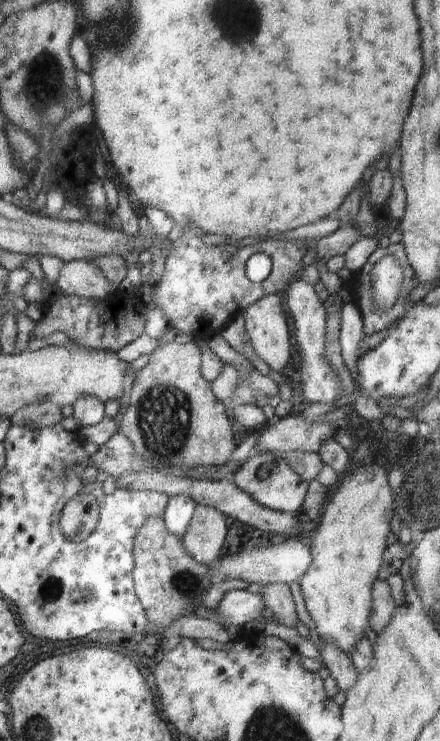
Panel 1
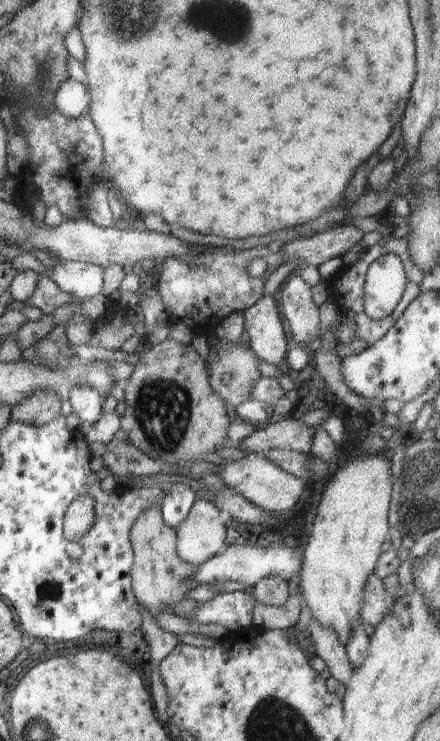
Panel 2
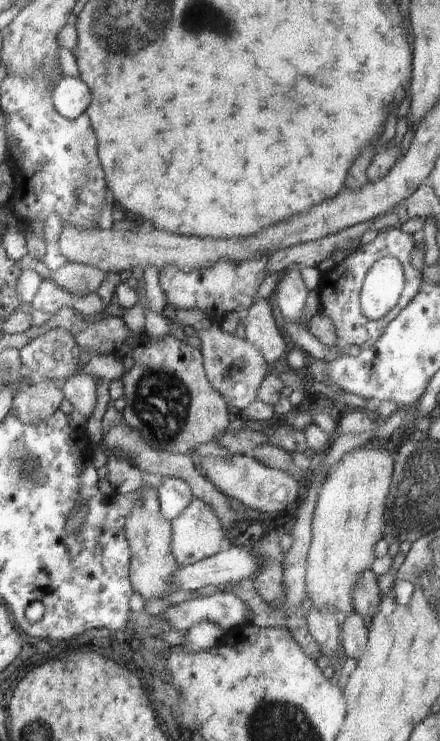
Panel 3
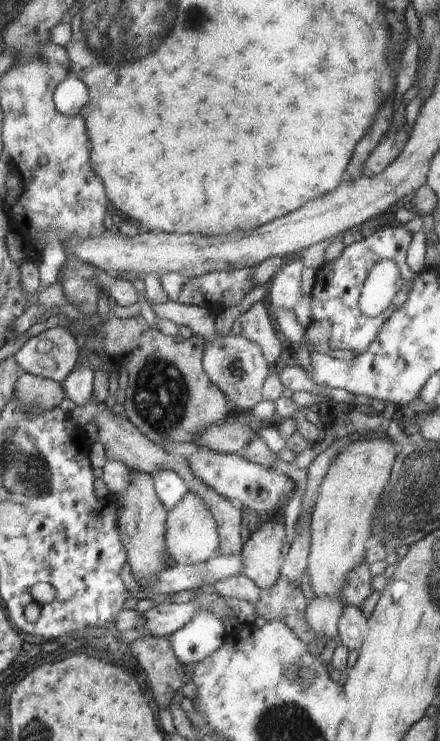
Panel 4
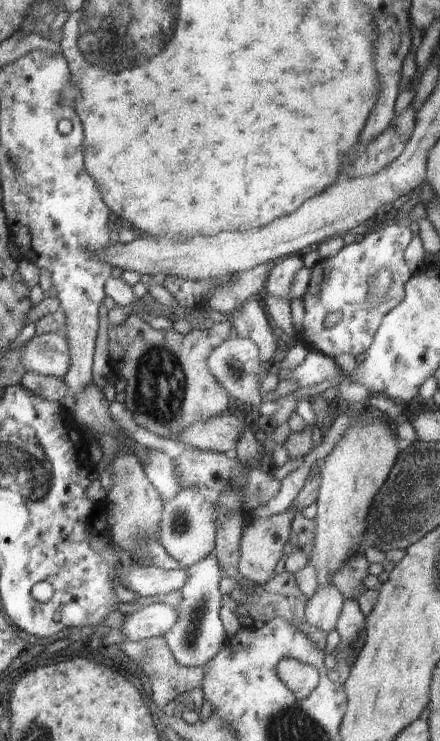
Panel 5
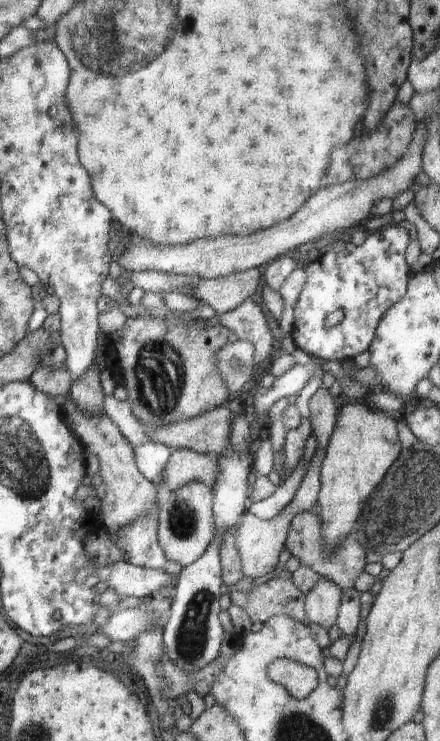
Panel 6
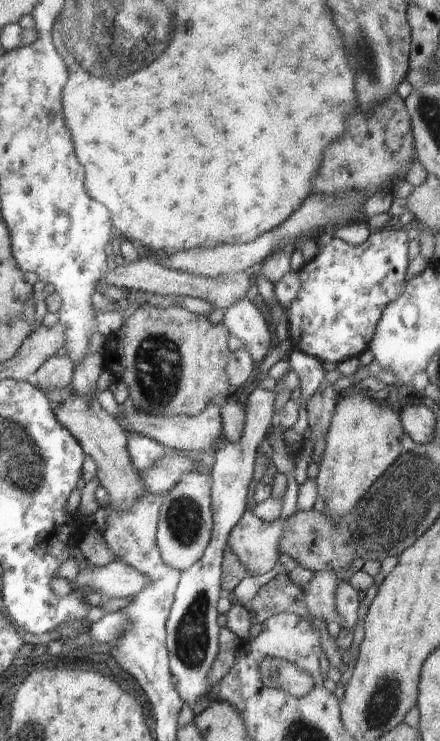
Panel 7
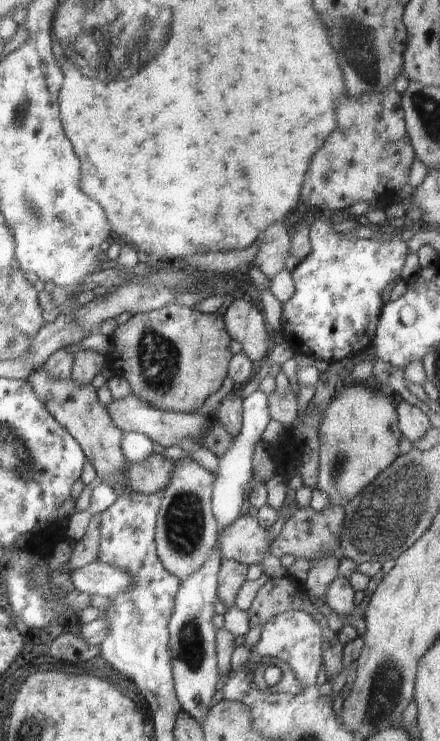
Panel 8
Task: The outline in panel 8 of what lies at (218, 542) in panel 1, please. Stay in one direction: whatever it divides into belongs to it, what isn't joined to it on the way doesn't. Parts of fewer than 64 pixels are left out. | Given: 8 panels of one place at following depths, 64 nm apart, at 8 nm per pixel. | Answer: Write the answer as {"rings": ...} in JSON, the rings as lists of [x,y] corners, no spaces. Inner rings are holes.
{"rings":[[[186,457],[174,464],[172,480],[163,490],[155,530],[156,549],[164,568],[180,581],[202,568],[217,542],[218,526],[211,510],[213,485],[214,475]]]}

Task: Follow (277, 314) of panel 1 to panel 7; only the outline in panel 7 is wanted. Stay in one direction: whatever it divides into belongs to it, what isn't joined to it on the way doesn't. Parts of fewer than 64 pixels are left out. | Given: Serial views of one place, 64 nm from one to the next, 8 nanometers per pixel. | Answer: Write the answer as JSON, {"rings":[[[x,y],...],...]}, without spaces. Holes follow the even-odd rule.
{"rings":[[[249,296],[234,302],[226,310],[222,322],[229,334],[240,339],[248,348],[254,363],[260,365],[266,359],[272,350],[272,336],[262,312]]]}

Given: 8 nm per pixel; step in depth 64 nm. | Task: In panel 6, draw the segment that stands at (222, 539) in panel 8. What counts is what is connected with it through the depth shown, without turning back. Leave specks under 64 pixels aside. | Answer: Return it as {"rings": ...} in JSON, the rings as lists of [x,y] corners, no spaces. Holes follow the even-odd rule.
{"rings":[[[320,388],[309,401],[310,410],[310,427],[312,428],[311,434],[314,434],[318,440],[316,452],[312,456],[308,464],[308,469],[304,475],[304,480],[298,488],[298,492],[294,499],[278,516],[271,520],[261,520],[246,511],[239,520],[238,530],[236,530],[236,548],[241,559],[241,568],[243,576],[252,578],[262,577],[266,574],[271,574],[278,565],[280,555],[285,550],[286,540],[288,538],[288,530],[292,520],[296,514],[301,511],[309,511],[314,505],[317,504],[320,490],[320,468],[325,456],[325,451],[329,442],[329,436],[332,434],[337,422],[336,406],[334,405],[334,397],[331,396],[329,390]]]}

